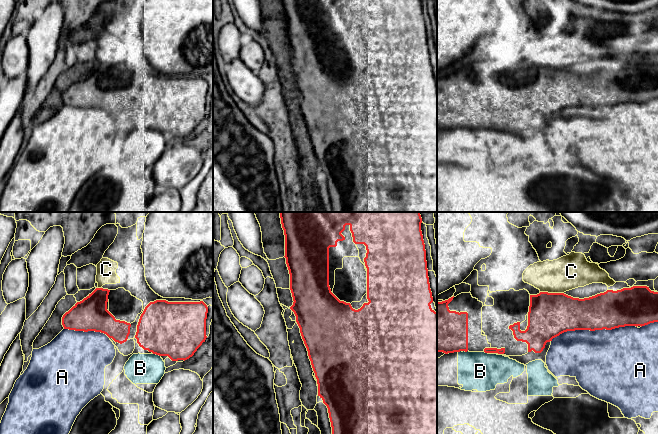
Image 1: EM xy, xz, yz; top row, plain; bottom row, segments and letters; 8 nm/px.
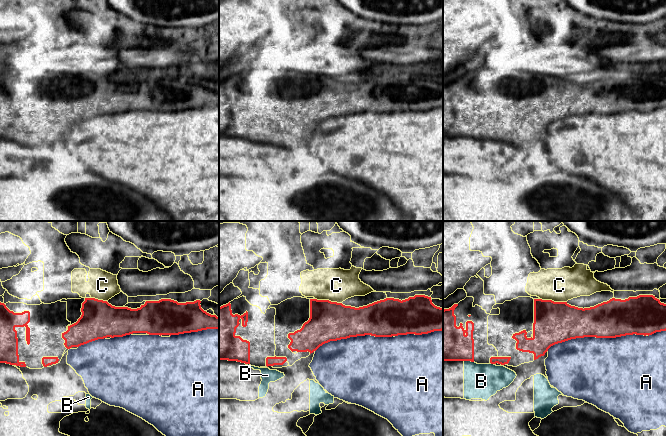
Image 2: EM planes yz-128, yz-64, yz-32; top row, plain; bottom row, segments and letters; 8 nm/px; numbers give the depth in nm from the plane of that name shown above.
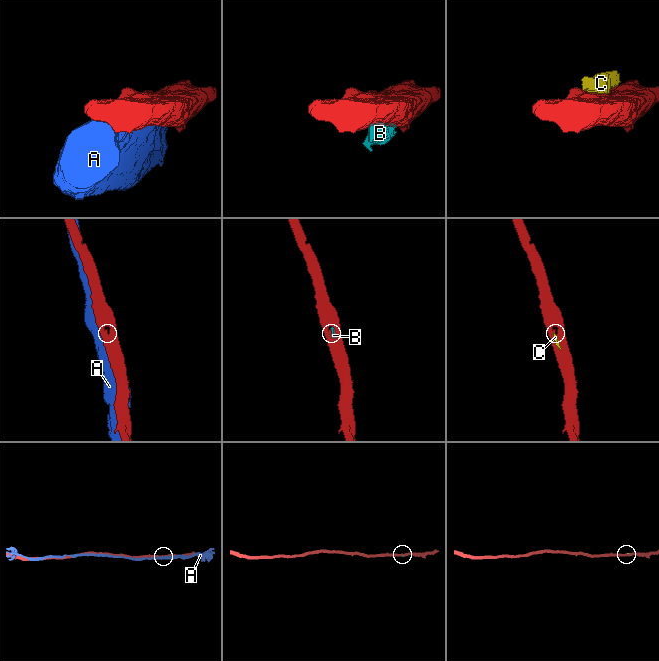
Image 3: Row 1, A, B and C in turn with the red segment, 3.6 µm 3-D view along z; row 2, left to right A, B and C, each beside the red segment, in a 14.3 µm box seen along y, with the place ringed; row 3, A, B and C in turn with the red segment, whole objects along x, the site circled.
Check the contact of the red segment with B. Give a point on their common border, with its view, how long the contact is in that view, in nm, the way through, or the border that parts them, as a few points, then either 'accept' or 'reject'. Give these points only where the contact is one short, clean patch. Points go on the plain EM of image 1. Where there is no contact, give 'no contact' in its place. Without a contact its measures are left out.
xy (156, 130) | 80 nm | reject

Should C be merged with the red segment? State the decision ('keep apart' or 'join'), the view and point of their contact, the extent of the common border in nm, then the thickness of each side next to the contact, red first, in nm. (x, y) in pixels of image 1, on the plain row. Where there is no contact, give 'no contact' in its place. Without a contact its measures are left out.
keep apart; meets red in yz at (552, 69); contact 190 nm long; 360 nm thick on the red side, 280 nm on the other

